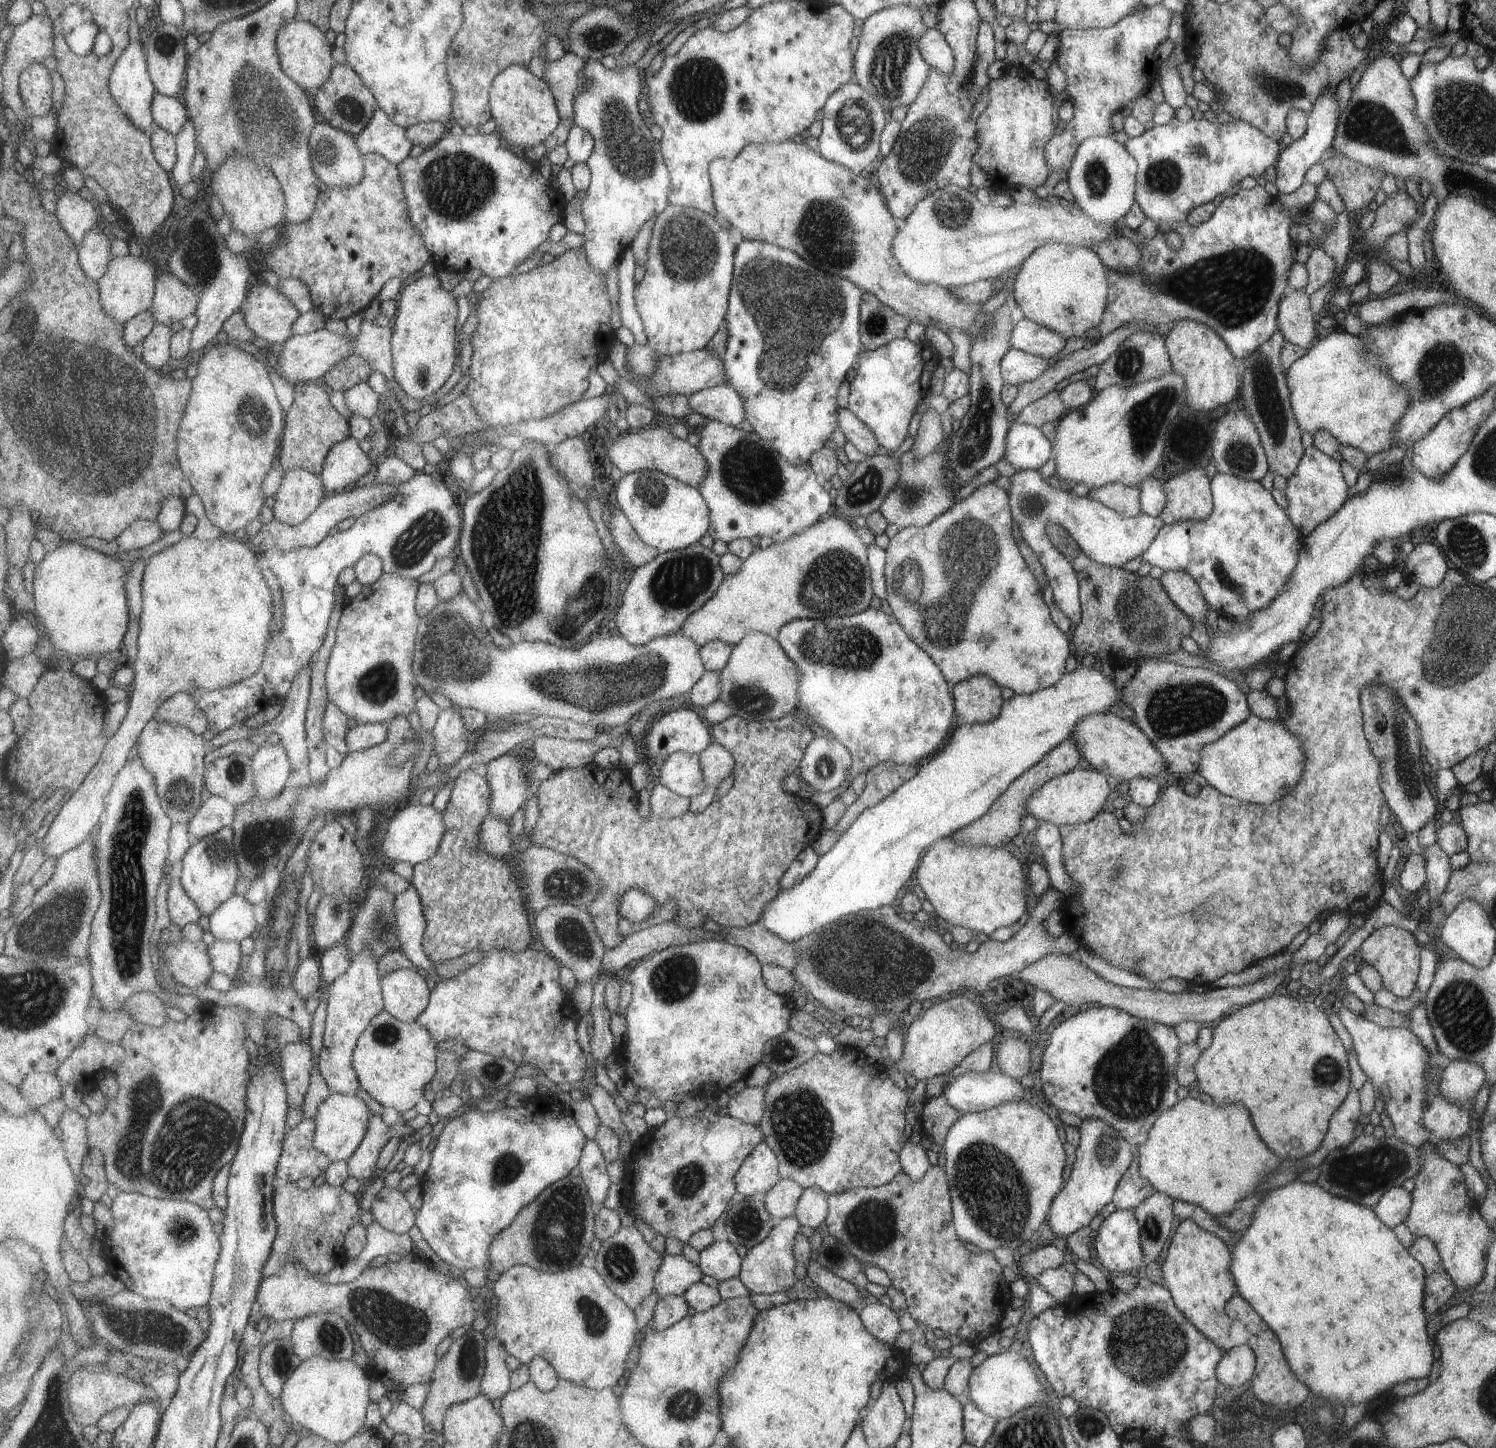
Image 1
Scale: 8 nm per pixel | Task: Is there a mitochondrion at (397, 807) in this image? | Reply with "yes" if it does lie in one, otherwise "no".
no

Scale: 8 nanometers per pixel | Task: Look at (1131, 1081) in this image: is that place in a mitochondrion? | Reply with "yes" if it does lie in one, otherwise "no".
yes

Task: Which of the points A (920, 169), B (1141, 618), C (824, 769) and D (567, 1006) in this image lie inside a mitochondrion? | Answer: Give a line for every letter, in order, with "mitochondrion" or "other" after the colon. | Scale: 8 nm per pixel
A: mitochondrion
B: mitochondrion
C: mitochondrion
D: other

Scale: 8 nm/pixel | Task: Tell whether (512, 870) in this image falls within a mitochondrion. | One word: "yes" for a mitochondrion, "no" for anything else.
yes

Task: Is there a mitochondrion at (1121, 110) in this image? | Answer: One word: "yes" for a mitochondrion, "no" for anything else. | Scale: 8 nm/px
no

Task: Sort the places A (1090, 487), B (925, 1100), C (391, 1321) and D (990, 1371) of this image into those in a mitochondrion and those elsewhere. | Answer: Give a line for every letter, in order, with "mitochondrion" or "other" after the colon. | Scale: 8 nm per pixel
A: other
B: other
C: mitochondrion
D: other

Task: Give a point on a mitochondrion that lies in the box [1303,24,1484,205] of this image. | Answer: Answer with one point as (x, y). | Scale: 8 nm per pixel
(1368, 123)

